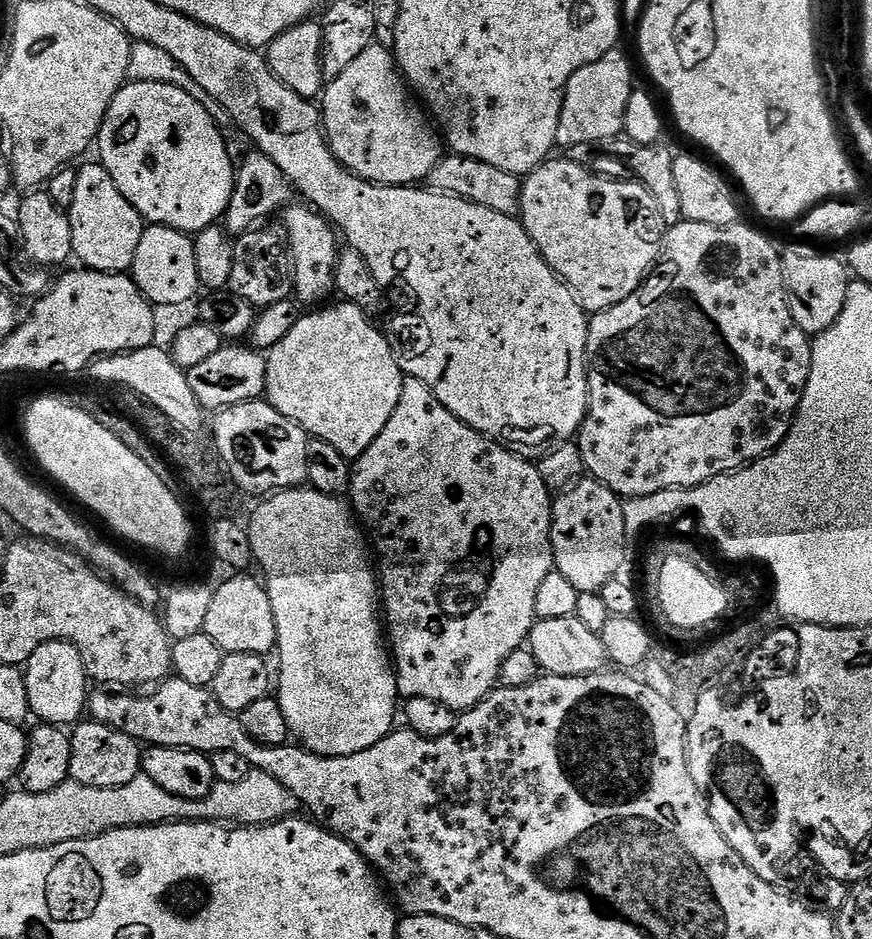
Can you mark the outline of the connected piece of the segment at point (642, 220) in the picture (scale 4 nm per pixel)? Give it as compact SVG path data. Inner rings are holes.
M549 158L523 177L520 189L519 219L538 250L560 279L576 293L576 299L589 314L605 312L630 298L643 285L654 265L661 259L664 237L670 227L658 210L658 202L639 182L607 180L595 176L591 167L567 158Z

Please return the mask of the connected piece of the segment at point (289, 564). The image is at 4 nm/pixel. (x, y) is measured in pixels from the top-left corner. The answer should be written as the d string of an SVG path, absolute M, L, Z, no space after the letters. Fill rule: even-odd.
M301 486L277 491L265 500L268 501L252 516L252 524L250 523L248 528L248 537L250 538L255 563L264 567L262 583L268 590L270 606L274 610L274 622L276 623L275 651L280 652L280 693L278 693L278 699L282 706L282 714L286 716L289 733L301 748L306 748L309 752L325 758L358 754L362 750L374 746L382 737L393 731L395 724L392 723L398 720L396 669L391 655L382 643L382 589L378 583L378 572L374 567L373 557L370 555L369 541L366 539L365 533L362 531L351 507L341 497L327 496L311 486Z

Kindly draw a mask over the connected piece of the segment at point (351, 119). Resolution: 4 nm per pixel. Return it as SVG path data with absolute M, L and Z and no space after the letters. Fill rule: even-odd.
M374 42L362 50L338 78L327 81L323 100L328 145L354 175L375 184L397 186L416 186L427 181L442 155L442 140L429 117L416 109L417 101L410 95L409 85L389 49Z

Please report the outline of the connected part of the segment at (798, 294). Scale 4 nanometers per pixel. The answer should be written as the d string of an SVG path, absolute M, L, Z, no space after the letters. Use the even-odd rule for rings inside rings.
M811 243L792 244L782 252L784 261L784 281L788 287L788 295L792 302L792 317L809 337L815 338L830 330L834 322L842 314L848 301L848 285L850 273L843 259L831 256L828 252L819 252L811 248Z

